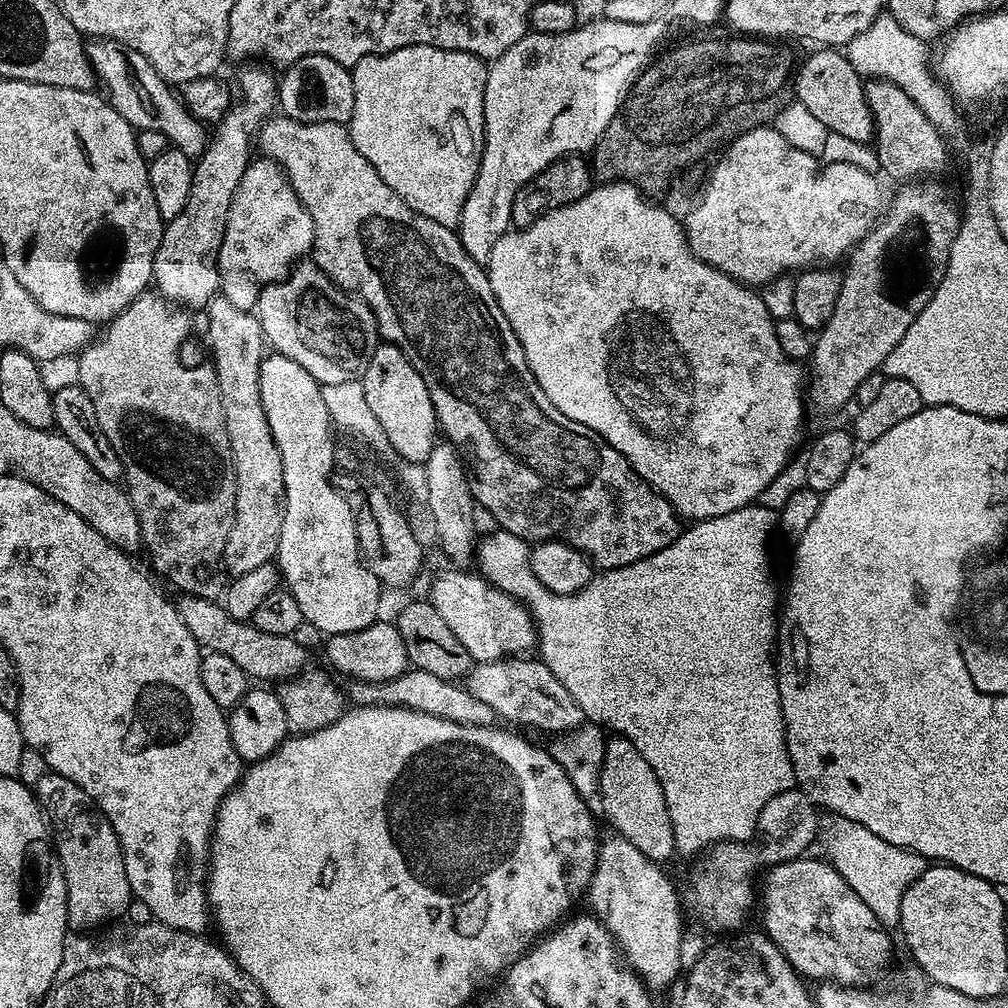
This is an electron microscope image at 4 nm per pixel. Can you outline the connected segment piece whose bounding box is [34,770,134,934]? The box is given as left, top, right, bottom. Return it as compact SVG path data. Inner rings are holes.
M48 770L45 773L34 784L34 791L50 825L56 857L66 878L68 927L84 934L111 925L127 913L134 899L126 878L126 862L118 834L114 834L114 826L110 826L106 814L102 814L96 801L82 790L82 786L70 782L70 778L62 778L57 772Z

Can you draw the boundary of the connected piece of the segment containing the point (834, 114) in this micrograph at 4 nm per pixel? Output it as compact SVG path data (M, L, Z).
M824 46L816 52L804 65L799 65L798 71L794 76L794 84L796 80L795 99L802 102L802 106L806 106L806 110L810 110L814 115L823 122L829 130L829 133L841 136L844 140L853 140L856 144L864 144L873 139L876 131L876 124L872 120L872 111L866 102L866 94L864 93L865 81L861 75L856 72L854 66L848 60L847 55L843 51L833 50L831 47Z

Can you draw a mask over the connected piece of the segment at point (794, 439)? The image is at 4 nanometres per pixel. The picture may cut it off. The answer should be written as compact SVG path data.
M631 182L597 183L582 198L578 198L566 206L551 208L545 216L538 218L538 222L534 222L528 228L505 232L502 238L498 238L498 242L494 242L494 250L490 250L486 271L488 273L488 281L490 282L490 290L494 290L494 298L498 302L498 306L502 306L502 314L506 314L506 322L510 322L510 326L518 338L518 342L526 354L526 362L530 366L538 386L542 386L542 390L546 390L546 398L550 398L550 402L554 402L554 406L558 406L558 410L562 410L562 414L566 414L566 418L574 418L574 422L582 422L582 426L594 430L603 440L610 442L610 446L614 446L614 450L618 450L632 463L634 471L655 492L659 493L660 496L665 496L672 503L672 507L676 509L677 513L685 521L709 520L710 518L718 518L722 514L730 514L734 510L746 507L747 504L759 501L763 497L760 495L775 482L776 475L787 466L788 459L791 458L792 451L795 450L796 443L800 440L800 431L804 428L806 372L805 369L804 372L800 369L803 367L797 361L789 360L786 354L782 354L782 346L778 346L775 323L764 308L761 293L755 287L741 284L740 281L726 275L722 270L718 270L714 266L710 266L706 261L700 260L691 245L688 244L688 236L684 233L683 223L679 219L675 220L666 209L659 208L656 204L659 203L645 198L640 189Z

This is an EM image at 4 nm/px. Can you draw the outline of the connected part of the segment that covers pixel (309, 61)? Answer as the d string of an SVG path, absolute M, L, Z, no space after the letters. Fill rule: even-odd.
M314 54L294 62L291 66L283 69L278 80L278 108L283 115L297 120L303 124L314 122L334 122L335 124L347 125L354 114L354 82L349 69L343 68L334 58L326 58L322 54Z

